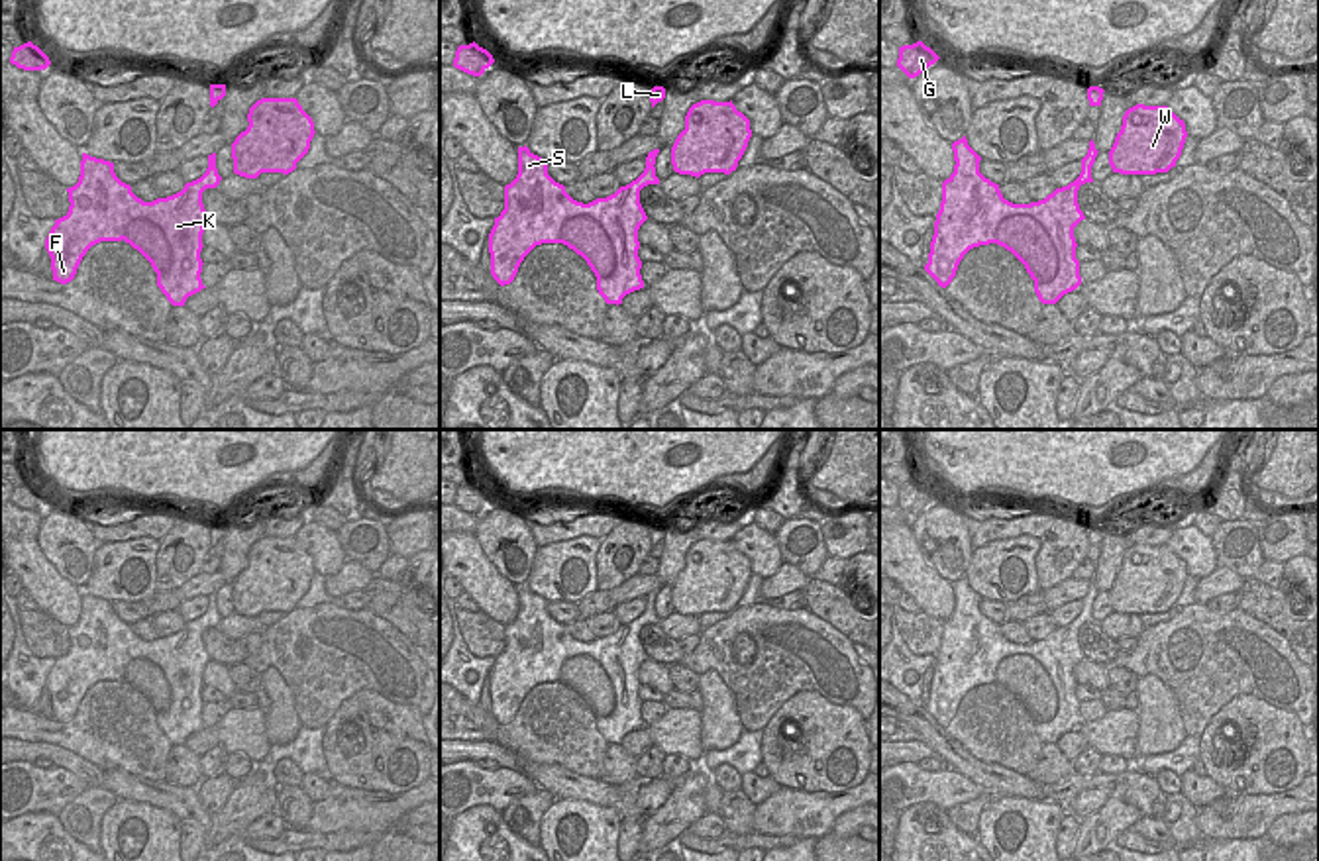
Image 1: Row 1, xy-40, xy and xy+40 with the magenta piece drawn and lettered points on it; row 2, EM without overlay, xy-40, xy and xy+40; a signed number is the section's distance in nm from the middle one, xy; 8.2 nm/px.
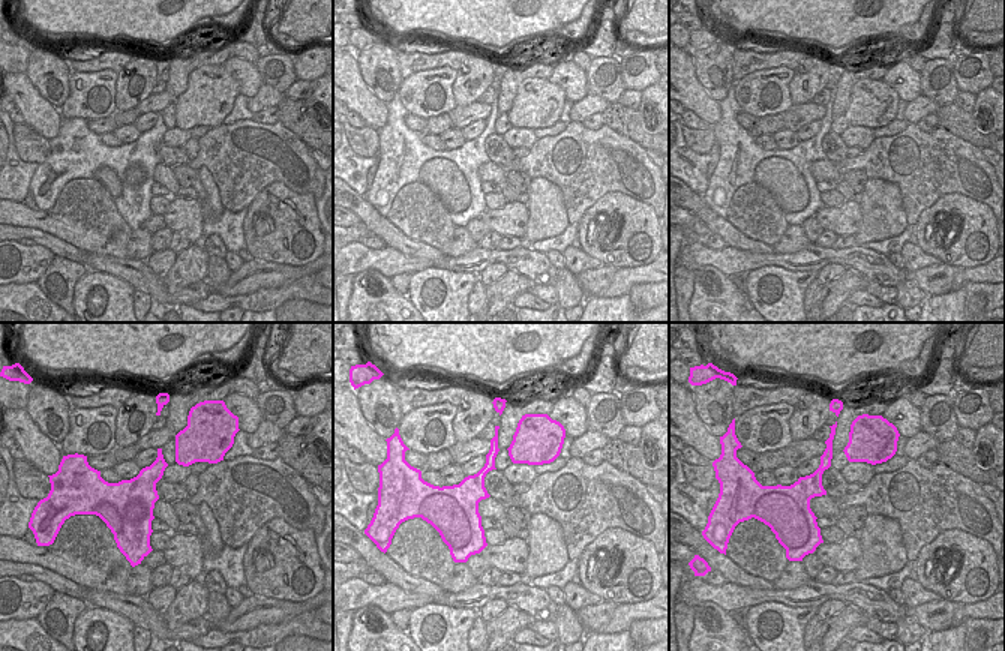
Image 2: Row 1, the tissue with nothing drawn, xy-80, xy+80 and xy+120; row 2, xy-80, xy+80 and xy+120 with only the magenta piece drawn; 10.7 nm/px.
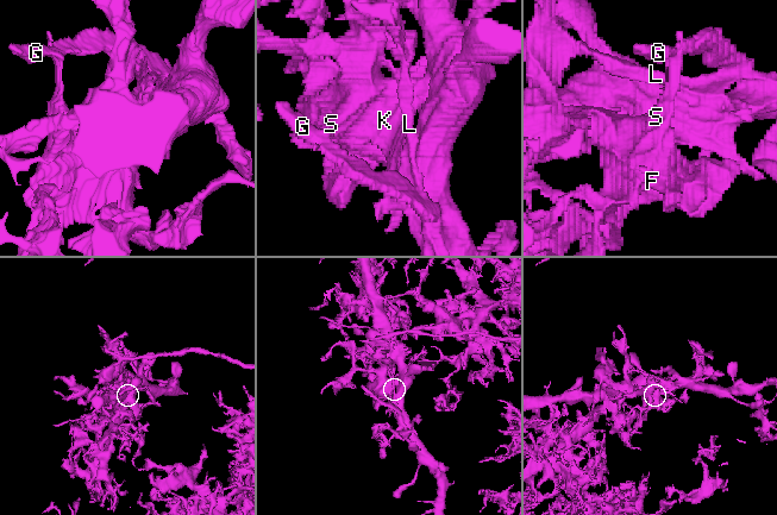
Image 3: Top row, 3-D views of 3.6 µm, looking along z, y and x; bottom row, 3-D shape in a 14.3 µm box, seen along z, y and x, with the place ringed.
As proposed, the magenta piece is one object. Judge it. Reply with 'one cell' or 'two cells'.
two cells

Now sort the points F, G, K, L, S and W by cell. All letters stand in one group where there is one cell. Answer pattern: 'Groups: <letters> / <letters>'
Groups: F K L S / G W.

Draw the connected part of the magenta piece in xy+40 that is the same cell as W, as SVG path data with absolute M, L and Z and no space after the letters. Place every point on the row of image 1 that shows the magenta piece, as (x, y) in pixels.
M1136 104L1123 116L1121 131L1109 151L1113 173L1156 175L1176 167L1187 131L1168 106Z

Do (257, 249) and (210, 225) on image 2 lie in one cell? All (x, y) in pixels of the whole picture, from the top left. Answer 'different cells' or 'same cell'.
different cells

